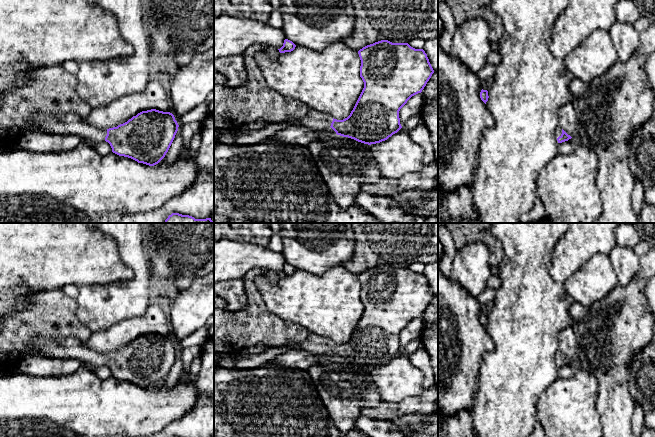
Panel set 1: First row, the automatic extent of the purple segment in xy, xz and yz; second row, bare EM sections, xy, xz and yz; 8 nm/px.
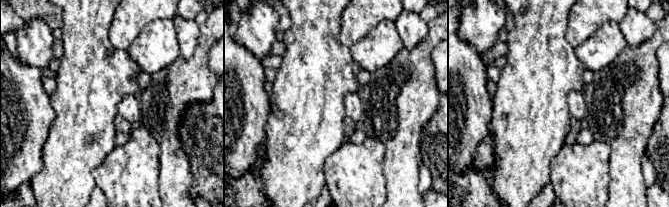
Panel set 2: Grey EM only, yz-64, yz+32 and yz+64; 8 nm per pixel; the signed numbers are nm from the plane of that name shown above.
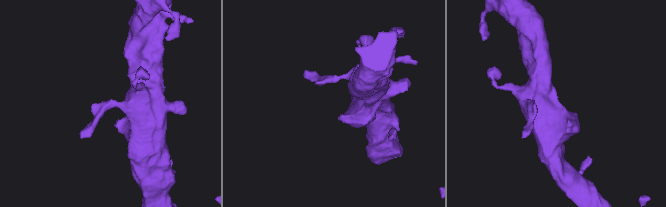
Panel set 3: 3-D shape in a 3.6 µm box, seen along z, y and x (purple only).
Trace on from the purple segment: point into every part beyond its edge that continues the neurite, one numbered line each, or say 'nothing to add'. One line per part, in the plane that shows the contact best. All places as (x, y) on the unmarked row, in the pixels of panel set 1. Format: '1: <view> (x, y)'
1: xy (71, 347)

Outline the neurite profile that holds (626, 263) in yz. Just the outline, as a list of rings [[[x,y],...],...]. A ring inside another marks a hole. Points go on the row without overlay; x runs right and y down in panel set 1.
[[[616,245],[609,254],[609,258],[617,274],[618,283],[626,287],[640,270],[640,257],[633,249]]]

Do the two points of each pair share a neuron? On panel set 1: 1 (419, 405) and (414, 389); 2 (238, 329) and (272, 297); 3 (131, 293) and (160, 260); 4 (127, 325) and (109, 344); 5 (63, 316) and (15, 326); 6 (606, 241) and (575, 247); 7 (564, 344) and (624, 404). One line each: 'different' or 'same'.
1: different
2: different
3: different
4: same
5: same
6: same
7: different

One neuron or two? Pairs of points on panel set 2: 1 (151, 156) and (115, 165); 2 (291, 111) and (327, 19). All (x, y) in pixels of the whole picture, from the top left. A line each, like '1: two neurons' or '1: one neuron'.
1: one neuron
2: one neuron

